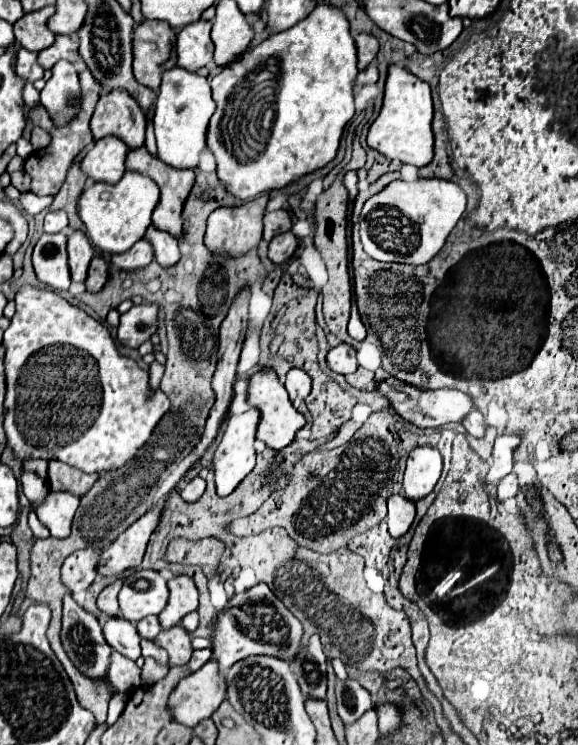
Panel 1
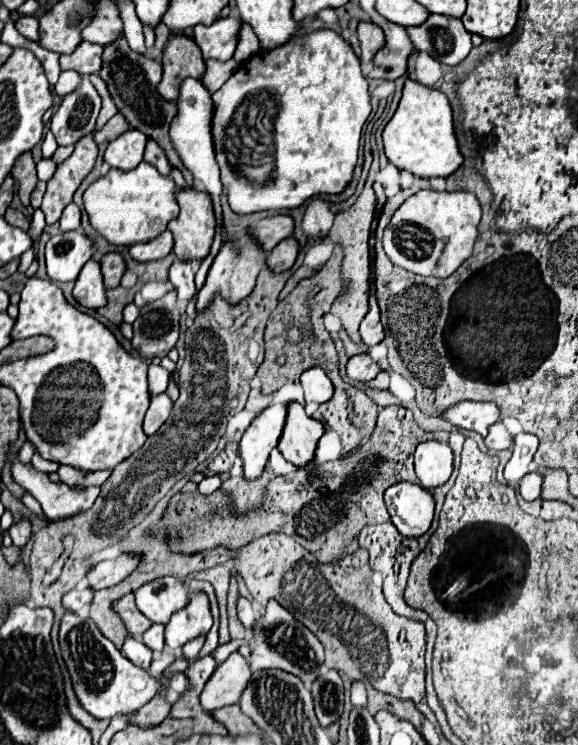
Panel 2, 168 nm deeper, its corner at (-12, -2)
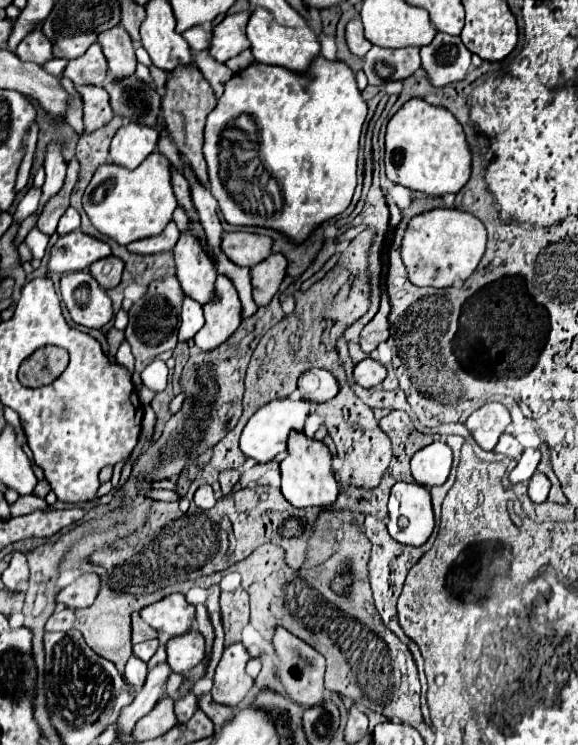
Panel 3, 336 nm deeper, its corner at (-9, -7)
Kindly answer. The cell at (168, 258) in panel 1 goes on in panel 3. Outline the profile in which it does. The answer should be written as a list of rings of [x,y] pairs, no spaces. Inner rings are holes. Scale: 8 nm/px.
[[[183,296],[179,340],[193,338],[201,326],[203,326],[203,308],[201,308],[201,304],[197,300],[189,298],[189,296]]]

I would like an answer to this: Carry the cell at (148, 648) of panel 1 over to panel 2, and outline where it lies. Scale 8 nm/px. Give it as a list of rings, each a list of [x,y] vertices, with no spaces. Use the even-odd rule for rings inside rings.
[[[174,675],[170,681],[168,681],[168,689],[166,689],[166,699],[170,703],[176,703],[180,699],[182,693],[186,693],[190,687],[188,683],[188,677],[186,675]]]

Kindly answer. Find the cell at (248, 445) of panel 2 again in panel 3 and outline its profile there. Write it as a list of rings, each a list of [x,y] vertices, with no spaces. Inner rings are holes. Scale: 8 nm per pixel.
[[[273,400],[269,404],[265,404],[263,408],[259,408],[251,420],[247,422],[243,434],[241,434],[241,452],[247,458],[257,460],[259,464],[265,464],[269,460],[273,460],[279,452],[285,452],[287,448],[287,436],[291,430],[303,430],[303,422],[305,416],[309,414],[309,406],[311,402],[307,400]]]

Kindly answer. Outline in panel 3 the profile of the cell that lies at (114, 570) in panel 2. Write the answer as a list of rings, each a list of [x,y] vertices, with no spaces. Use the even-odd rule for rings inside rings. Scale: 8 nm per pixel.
[[[83,574],[81,578],[77,578],[75,582],[71,582],[67,588],[63,588],[57,594],[57,602],[69,606],[69,608],[87,608],[89,604],[93,604],[93,600],[97,598],[101,586],[101,576],[93,574]]]

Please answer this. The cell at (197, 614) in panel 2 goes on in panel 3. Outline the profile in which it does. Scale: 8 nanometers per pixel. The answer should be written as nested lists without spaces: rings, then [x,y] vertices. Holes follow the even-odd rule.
[[[195,628],[181,636],[169,638],[165,646],[167,646],[167,662],[171,670],[181,674],[197,666],[205,656],[205,638]]]

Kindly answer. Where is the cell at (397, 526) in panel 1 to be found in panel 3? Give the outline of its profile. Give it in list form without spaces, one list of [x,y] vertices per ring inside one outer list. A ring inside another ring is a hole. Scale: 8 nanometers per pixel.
[[[397,482],[389,496],[389,524],[387,530],[393,540],[401,544],[421,546],[433,532],[431,494],[425,486],[415,482]]]

